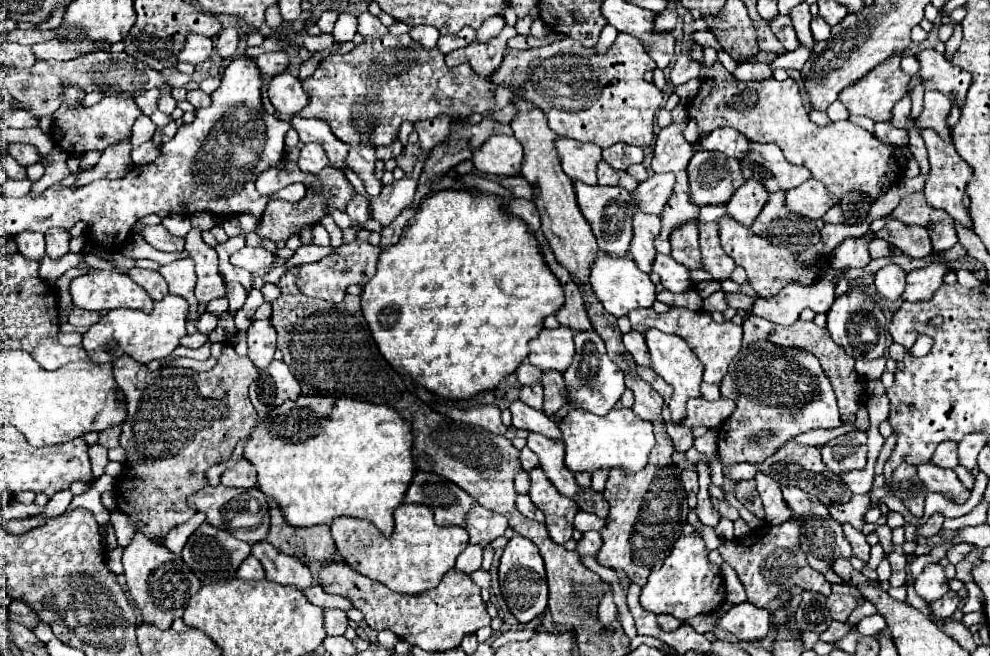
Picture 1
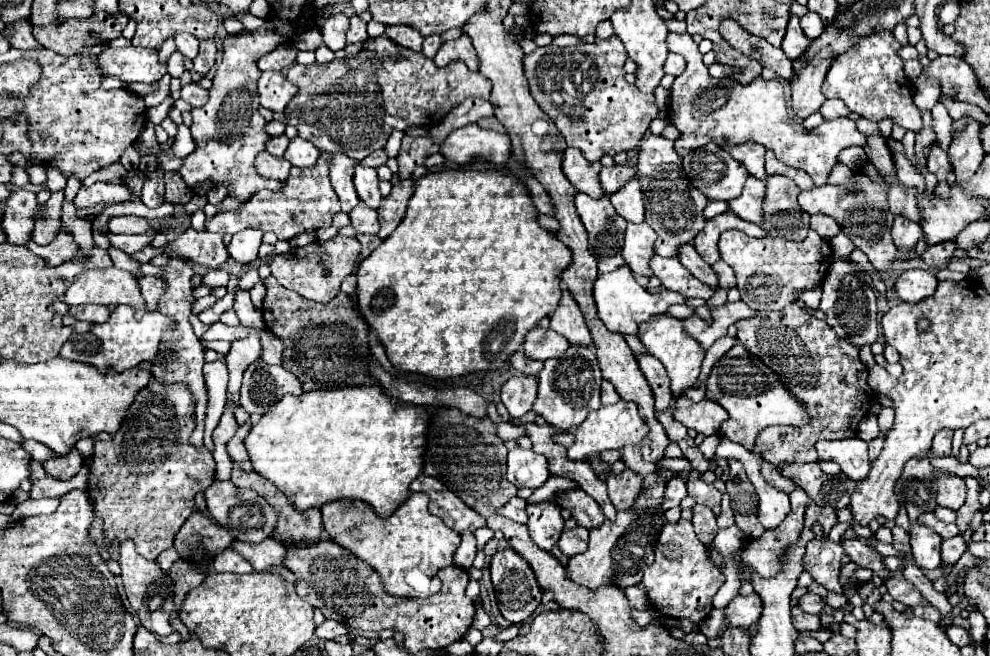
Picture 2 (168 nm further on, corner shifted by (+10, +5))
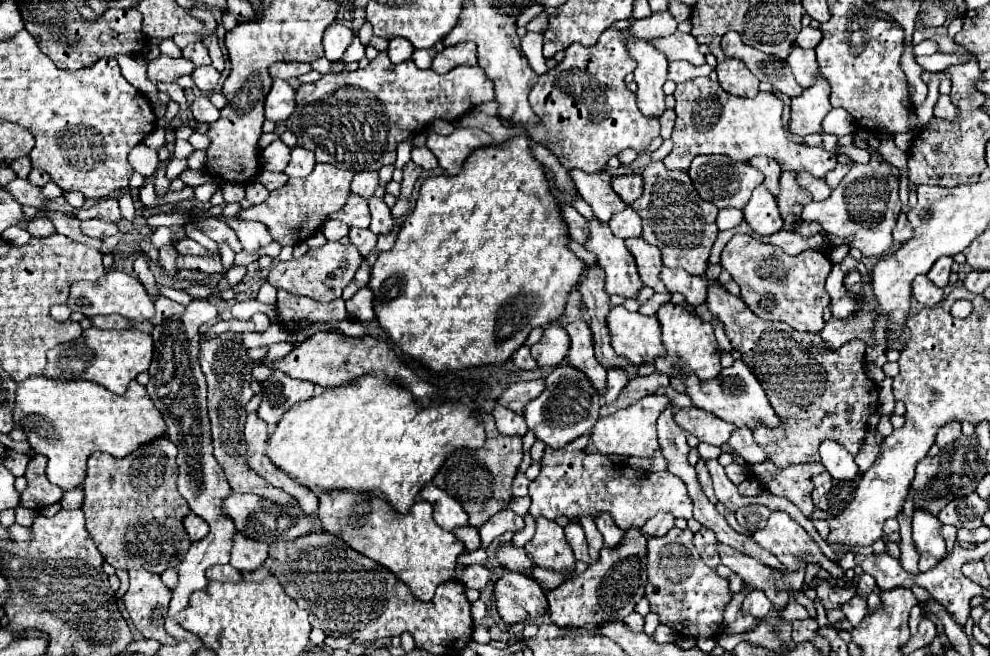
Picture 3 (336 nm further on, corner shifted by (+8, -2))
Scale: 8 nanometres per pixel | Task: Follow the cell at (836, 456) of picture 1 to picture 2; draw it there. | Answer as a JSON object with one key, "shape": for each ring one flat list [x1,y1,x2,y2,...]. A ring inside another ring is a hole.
{"shape":[[858,436,846,440,818,440,816,450,820,460,832,460,850,480,864,480,870,470,868,446]]}

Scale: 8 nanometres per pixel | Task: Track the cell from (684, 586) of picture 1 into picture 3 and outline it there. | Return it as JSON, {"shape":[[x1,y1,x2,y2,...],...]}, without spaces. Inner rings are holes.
{"shape":[[672,527,666,535,662,537,652,537,648,541,648,583,646,583,646,599,650,601,650,611,658,615,660,623,676,629,678,633,686,635,686,637,712,637,716,633,720,633,722,629,722,613,724,613,724,605,728,603,728,581,722,579,712,567,708,567,702,557,698,555,698,551,694,549,692,543,694,533,690,529,678,529]]}

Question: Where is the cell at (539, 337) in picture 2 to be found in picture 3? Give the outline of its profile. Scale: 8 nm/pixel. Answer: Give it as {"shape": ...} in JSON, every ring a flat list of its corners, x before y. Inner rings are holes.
{"shape":[[550,323,544,331,544,337,530,347,530,353,540,367,556,367,566,357,568,345,570,339,564,329,560,329,560,323]]}

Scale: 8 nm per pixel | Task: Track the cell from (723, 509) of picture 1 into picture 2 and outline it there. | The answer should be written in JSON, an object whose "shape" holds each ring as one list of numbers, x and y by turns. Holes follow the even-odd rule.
{"shape":[[696,470,694,474,690,474,690,480,688,480,688,492,690,496,696,498,698,504,704,504,708,508,712,506,718,506,720,504,720,498,722,494,714,488,714,484,708,484,700,478,700,472]]}

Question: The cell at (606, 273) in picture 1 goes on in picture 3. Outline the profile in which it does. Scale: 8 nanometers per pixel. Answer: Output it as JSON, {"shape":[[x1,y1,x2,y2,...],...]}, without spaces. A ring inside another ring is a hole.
{"shape":[[614,305,608,313,608,329,614,351,630,363,642,365,656,357,664,357,662,333,656,315,642,315,638,311,628,311,624,305]]}

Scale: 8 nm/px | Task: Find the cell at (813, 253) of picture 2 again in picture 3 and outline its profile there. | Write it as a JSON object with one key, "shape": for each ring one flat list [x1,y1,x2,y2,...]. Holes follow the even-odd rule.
{"shape":[[734,235,722,251,720,265,740,285,740,299,760,319,784,321,798,331,820,331,824,327,822,313,830,303,824,287,832,263,822,251,806,249,790,257,782,249,760,243,750,235]]}

